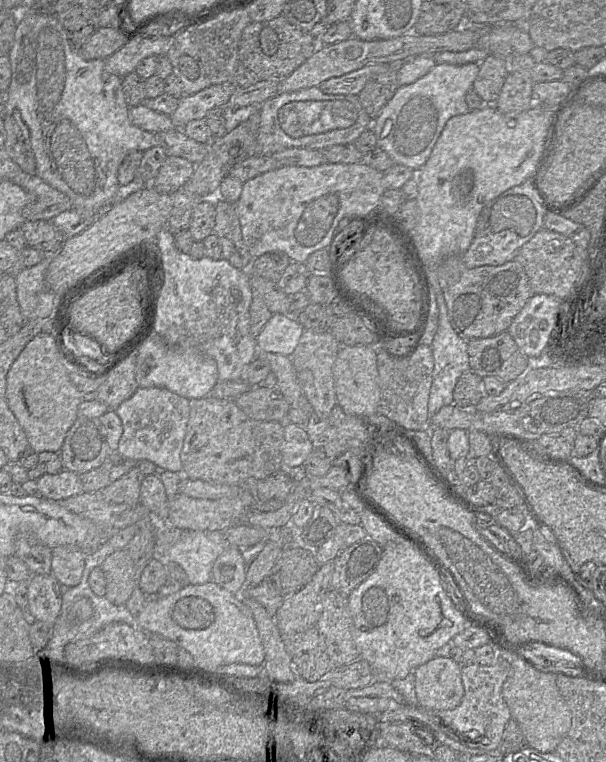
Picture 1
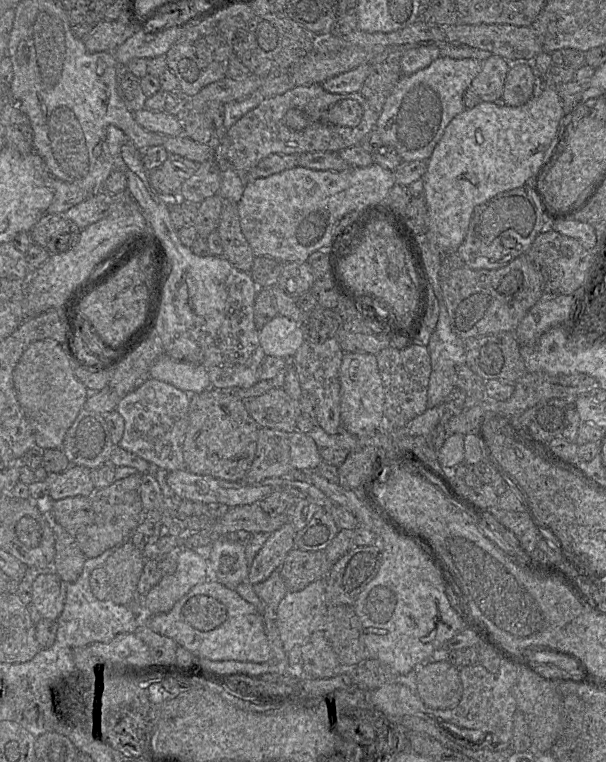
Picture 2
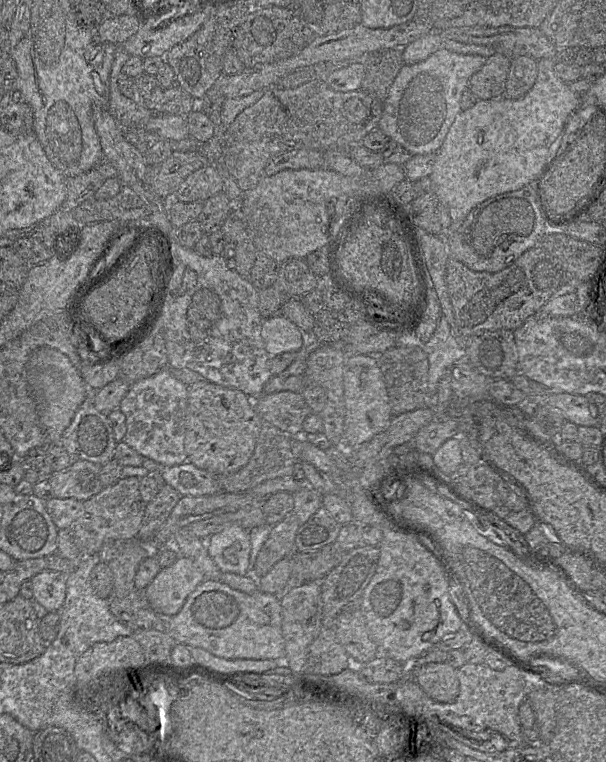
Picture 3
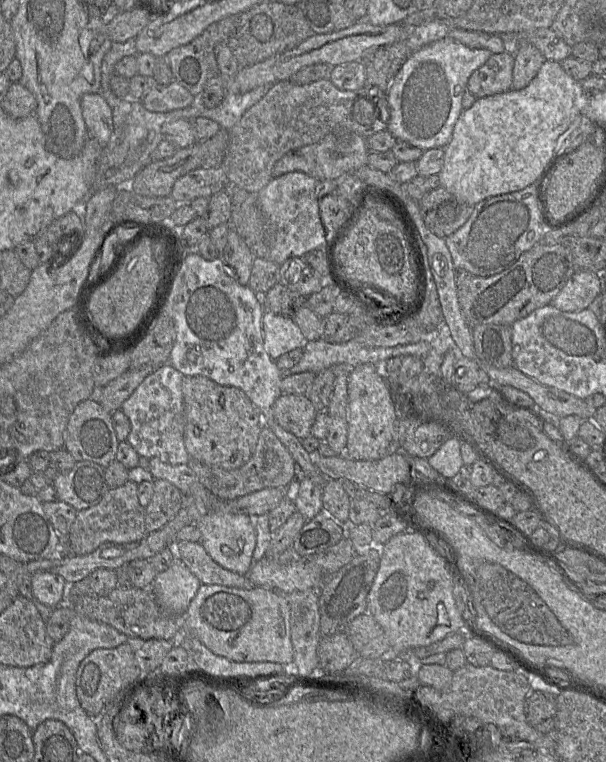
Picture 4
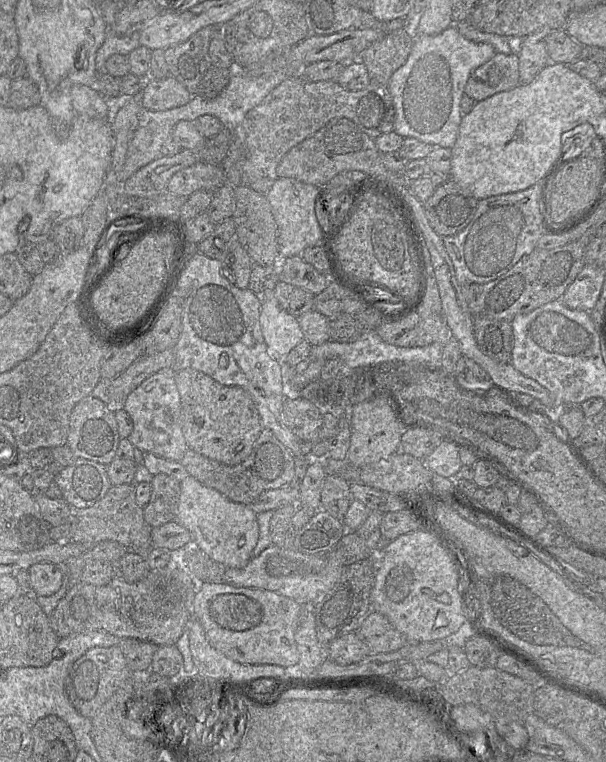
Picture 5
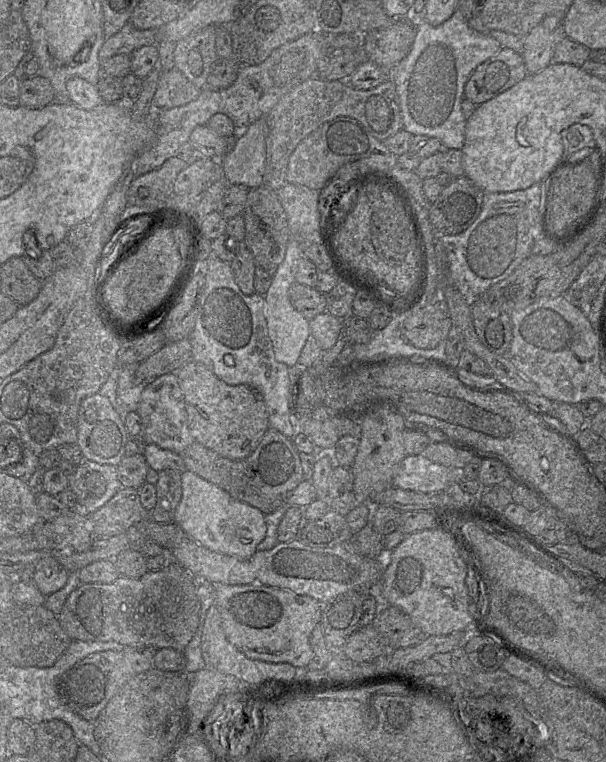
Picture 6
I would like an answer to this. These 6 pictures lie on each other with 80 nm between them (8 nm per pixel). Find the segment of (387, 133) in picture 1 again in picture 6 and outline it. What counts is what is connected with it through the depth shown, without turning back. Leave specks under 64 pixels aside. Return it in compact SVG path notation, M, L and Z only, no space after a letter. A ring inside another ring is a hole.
M455 10L453 15L439 26L433 27L425 17L415 22L416 35L408 55L395 67L388 70L388 80L395 85L400 102L402 130L414 135L438 139L444 149L461 150L465 141L466 119L461 111L464 87L474 69L502 48L493 38L471 29L463 14Z

